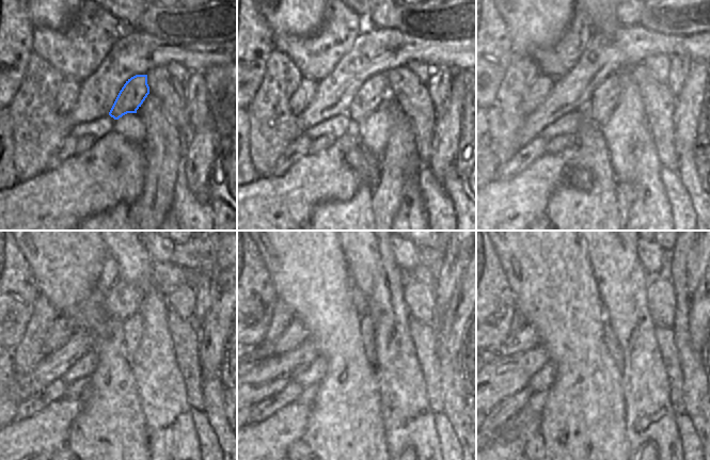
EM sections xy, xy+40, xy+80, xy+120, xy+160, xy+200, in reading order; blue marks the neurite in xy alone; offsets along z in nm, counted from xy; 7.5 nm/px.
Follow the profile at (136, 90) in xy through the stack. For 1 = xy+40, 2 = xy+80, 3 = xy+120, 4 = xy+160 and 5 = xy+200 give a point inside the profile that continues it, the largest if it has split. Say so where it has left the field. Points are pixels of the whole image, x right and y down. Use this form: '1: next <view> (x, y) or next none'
1: next xy+40 (375, 90)
2: next xy+80 (605, 97)
3: next xy+120 (132, 327)
4: next xy+160 (367, 331)
5: next xy+200 (614, 348)

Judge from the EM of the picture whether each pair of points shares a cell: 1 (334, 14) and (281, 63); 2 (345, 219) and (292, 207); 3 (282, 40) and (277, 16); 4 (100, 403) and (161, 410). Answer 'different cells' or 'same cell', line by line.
1: different cells
2: different cells
3: different cells
4: different cells

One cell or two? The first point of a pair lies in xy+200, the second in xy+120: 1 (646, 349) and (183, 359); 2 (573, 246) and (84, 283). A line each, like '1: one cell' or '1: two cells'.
1: two cells
2: one cell

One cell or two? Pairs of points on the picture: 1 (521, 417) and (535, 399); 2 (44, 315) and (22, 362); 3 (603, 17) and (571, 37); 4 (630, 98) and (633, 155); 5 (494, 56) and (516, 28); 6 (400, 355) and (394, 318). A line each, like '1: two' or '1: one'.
1: one
2: one
3: two
4: one
5: two
6: one

